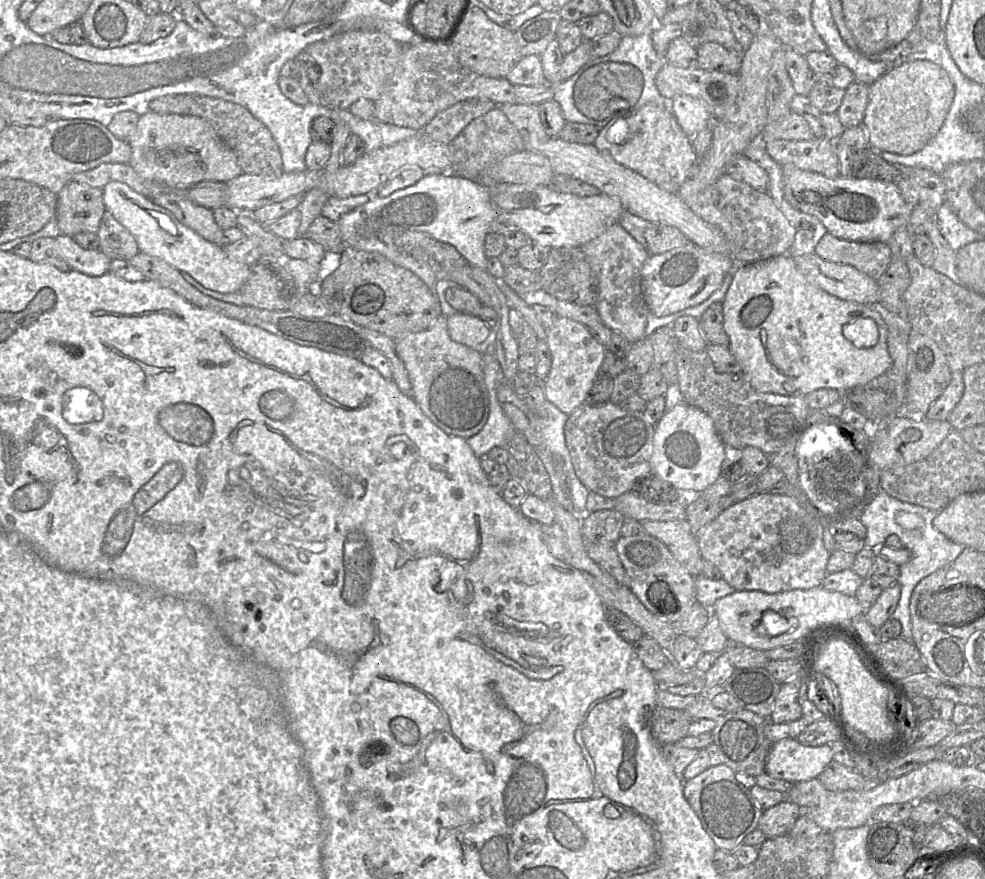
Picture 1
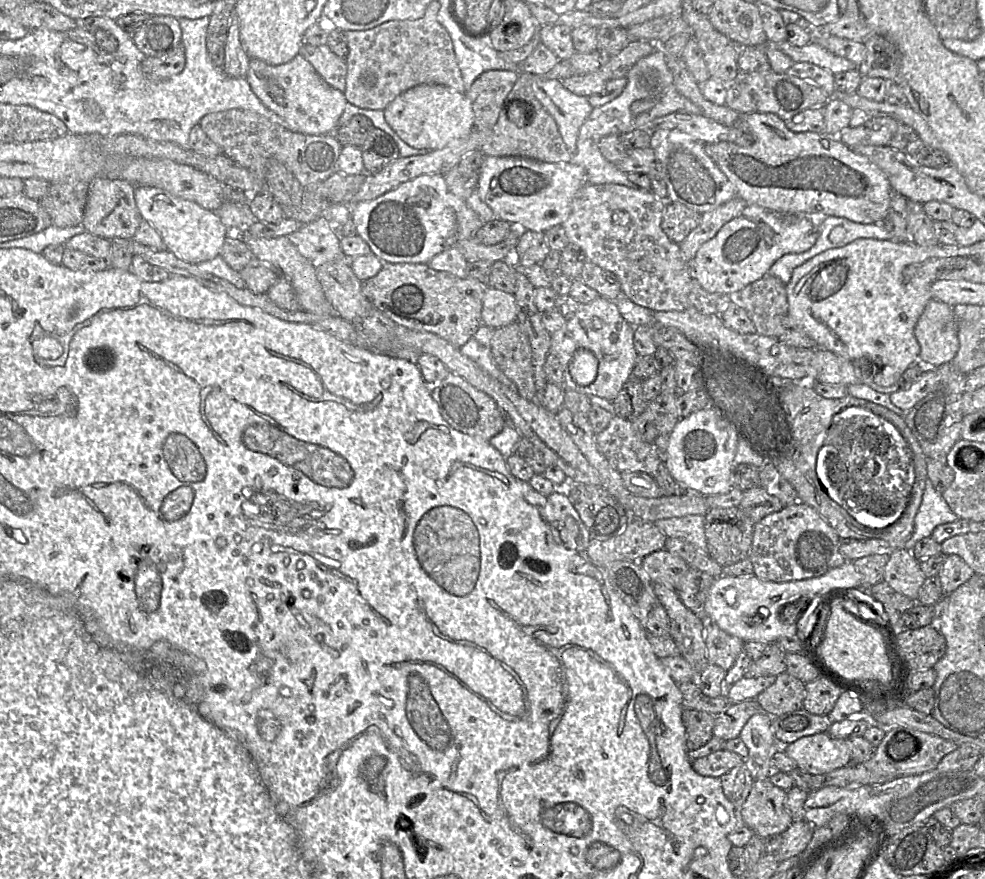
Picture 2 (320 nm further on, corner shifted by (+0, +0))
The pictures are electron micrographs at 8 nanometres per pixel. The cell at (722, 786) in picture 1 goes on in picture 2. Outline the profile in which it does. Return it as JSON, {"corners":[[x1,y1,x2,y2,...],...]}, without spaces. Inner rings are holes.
{"corners":[[755,780,751,791,740,808,742,822,754,834,762,838,783,833,792,824,793,819,785,808,786,791,774,786,770,780]]}

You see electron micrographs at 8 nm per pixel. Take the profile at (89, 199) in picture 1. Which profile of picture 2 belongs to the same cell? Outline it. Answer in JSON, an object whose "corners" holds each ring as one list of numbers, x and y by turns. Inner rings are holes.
{"corners":[[98,177,89,183,82,226,86,232,105,239,132,239,143,218,135,202,136,187,114,178]]}

